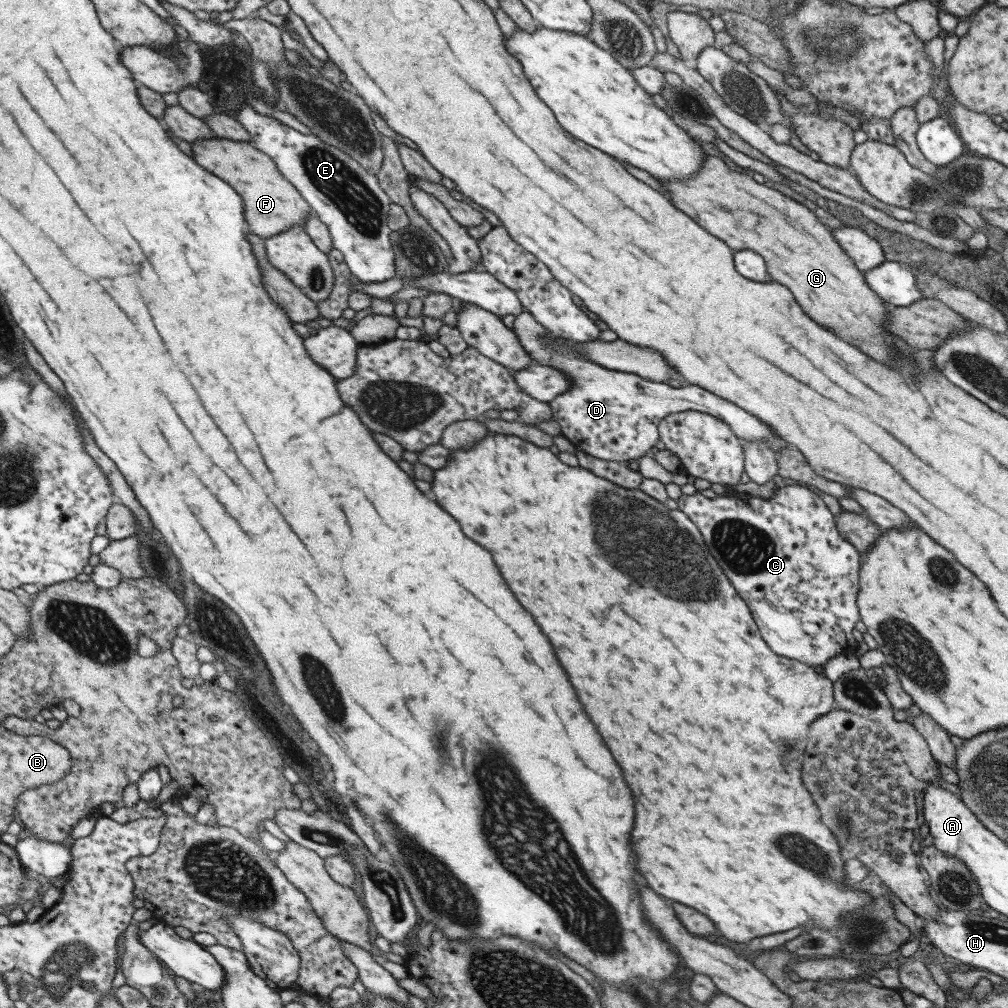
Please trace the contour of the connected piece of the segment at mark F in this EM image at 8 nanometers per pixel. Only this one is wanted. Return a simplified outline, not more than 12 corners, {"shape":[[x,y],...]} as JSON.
{"shape":[[195,140],[191,158],[243,201],[247,232],[303,227],[311,207],[250,143]]}

